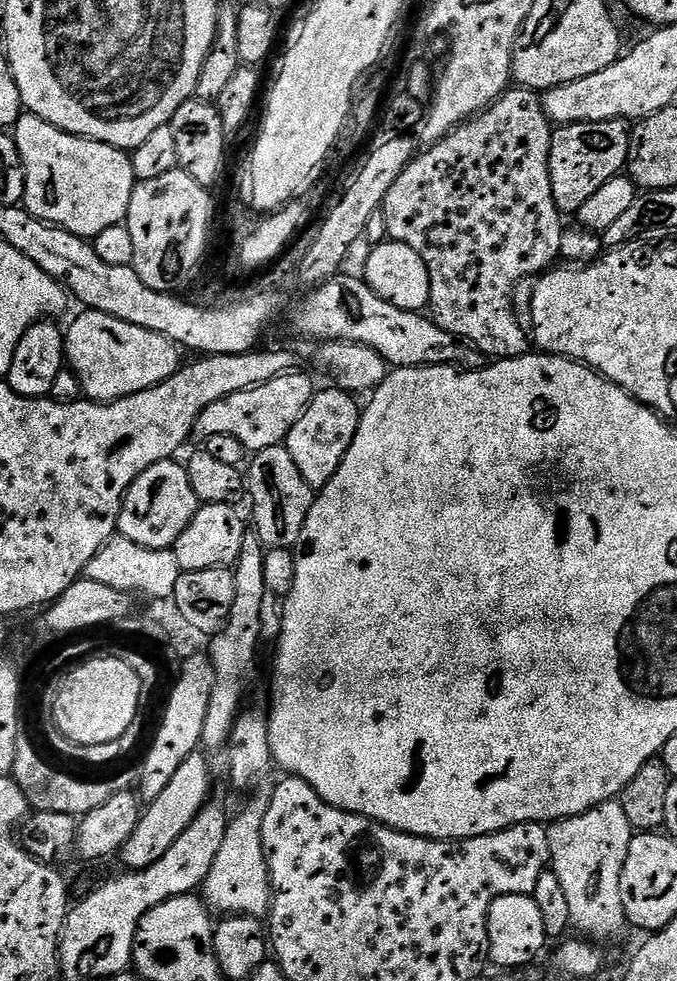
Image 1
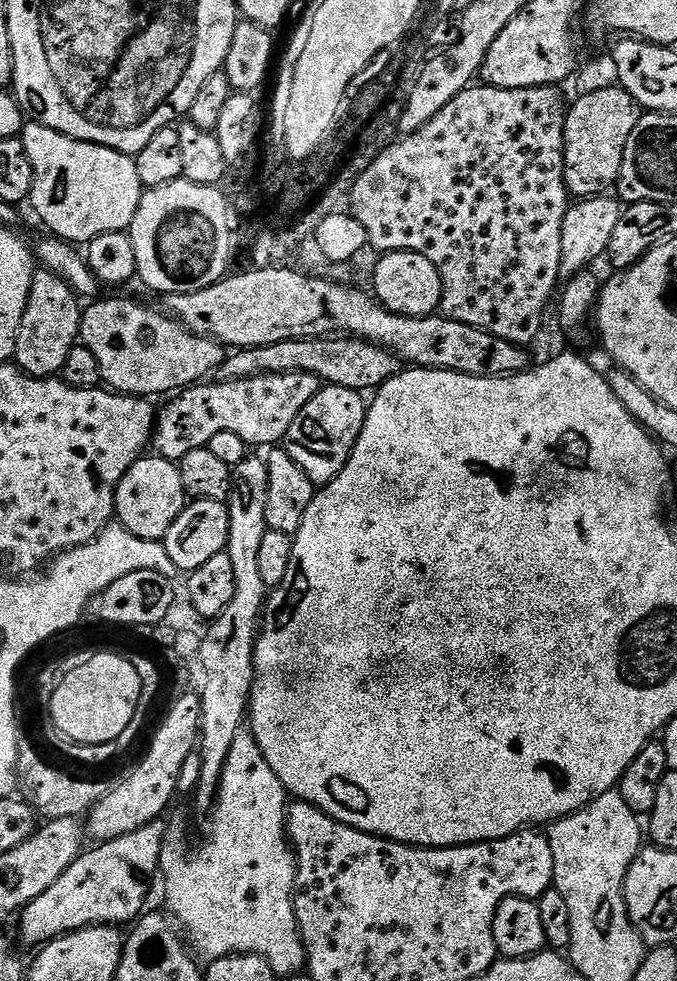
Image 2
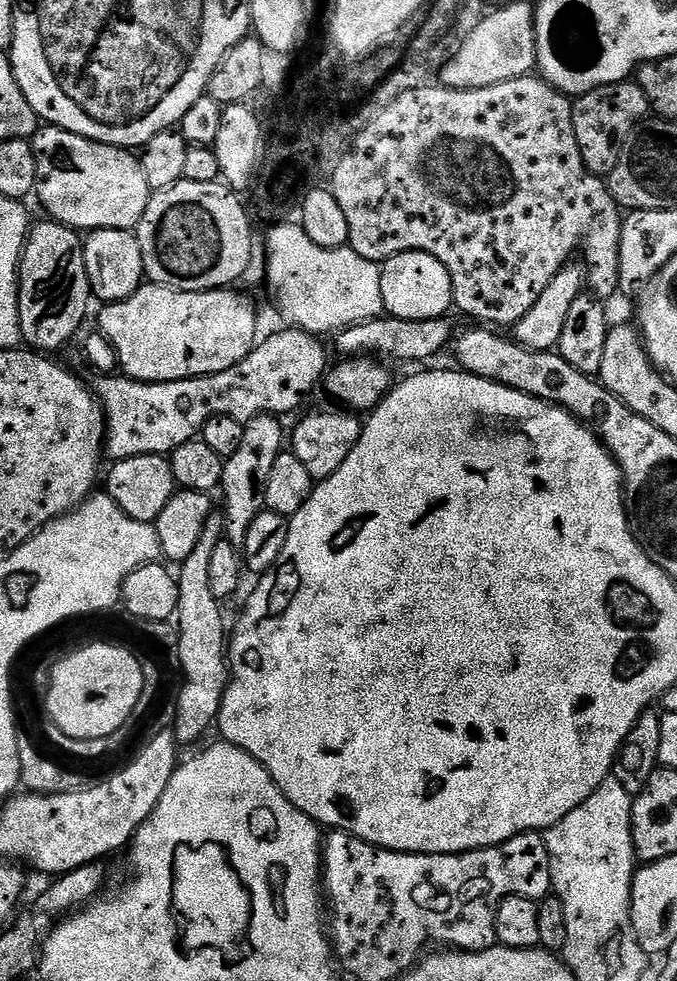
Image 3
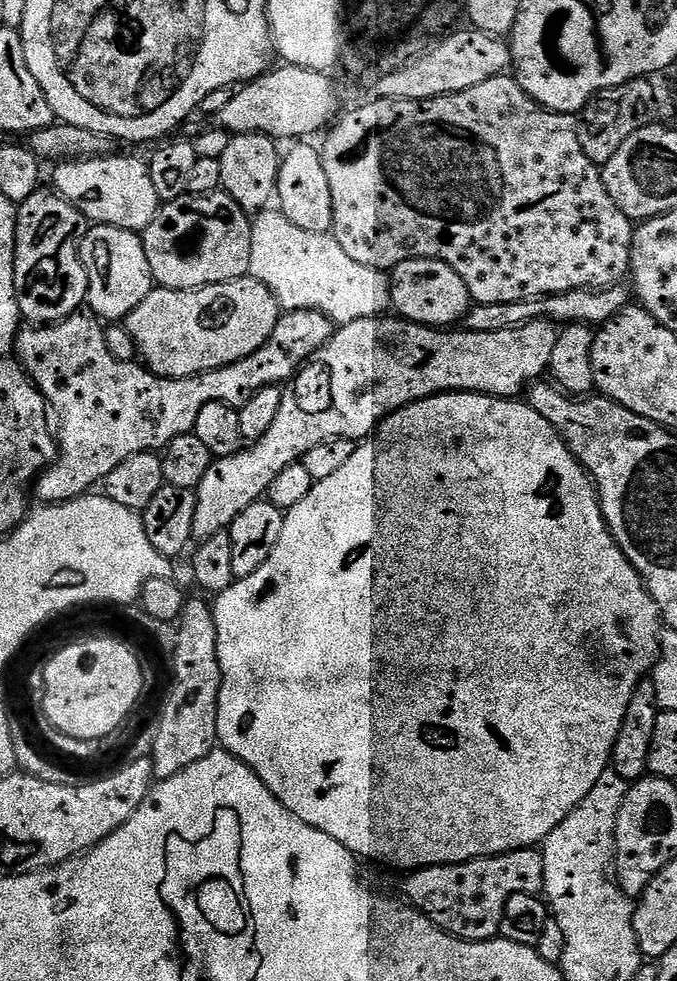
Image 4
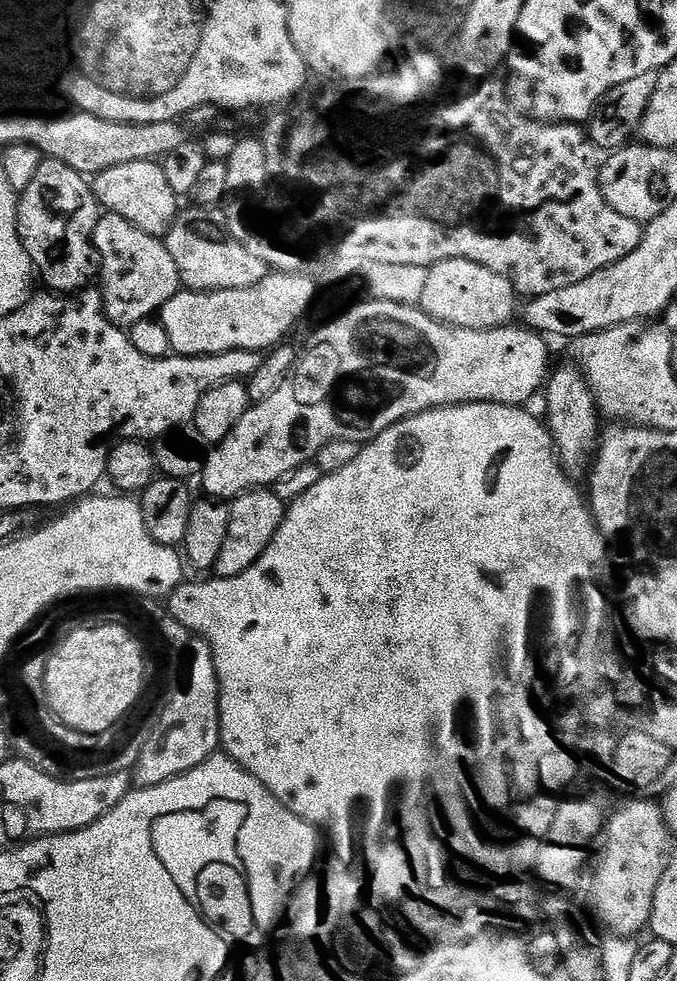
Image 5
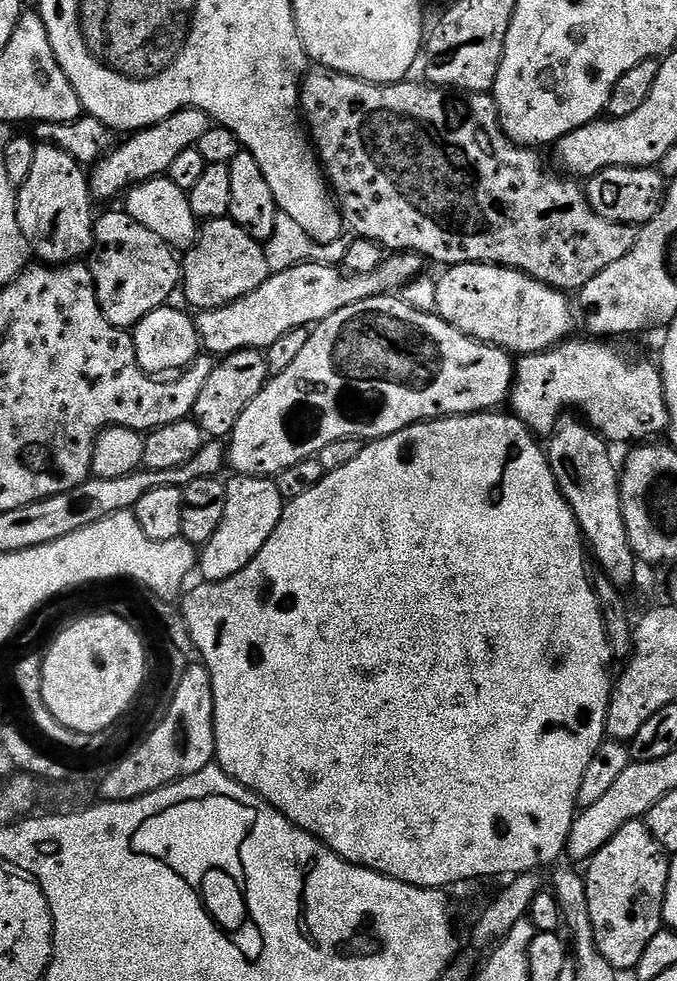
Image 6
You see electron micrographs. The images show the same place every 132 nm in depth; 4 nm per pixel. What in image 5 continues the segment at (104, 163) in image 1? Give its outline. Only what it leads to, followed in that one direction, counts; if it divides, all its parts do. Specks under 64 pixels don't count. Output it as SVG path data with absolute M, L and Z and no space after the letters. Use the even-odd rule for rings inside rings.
M157 161L126 162L126 166L114 166L114 170L97 172L90 187L96 196L96 203L105 213L126 218L126 222L151 236L167 237L176 221L178 198L166 183L166 174L162 174Z

